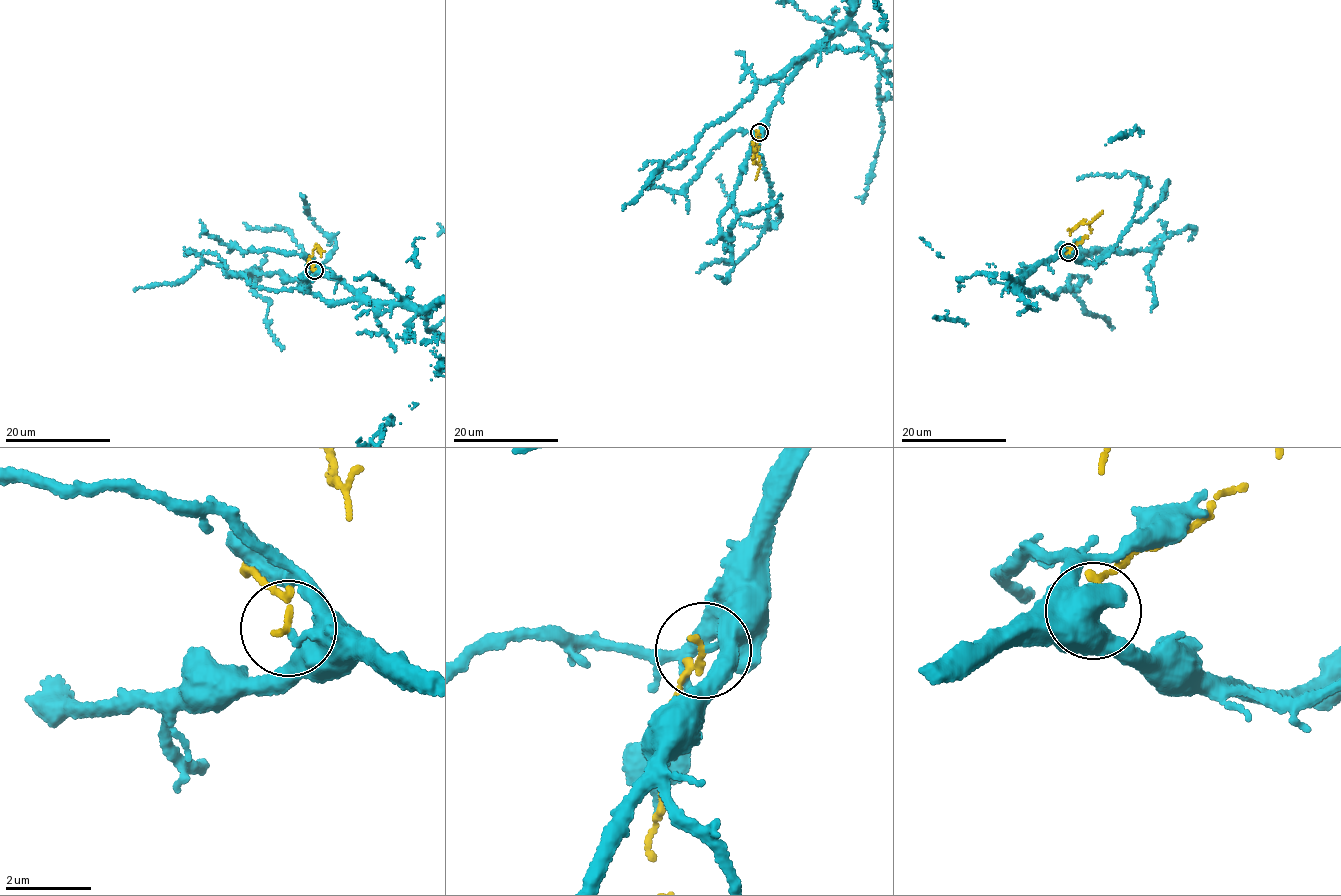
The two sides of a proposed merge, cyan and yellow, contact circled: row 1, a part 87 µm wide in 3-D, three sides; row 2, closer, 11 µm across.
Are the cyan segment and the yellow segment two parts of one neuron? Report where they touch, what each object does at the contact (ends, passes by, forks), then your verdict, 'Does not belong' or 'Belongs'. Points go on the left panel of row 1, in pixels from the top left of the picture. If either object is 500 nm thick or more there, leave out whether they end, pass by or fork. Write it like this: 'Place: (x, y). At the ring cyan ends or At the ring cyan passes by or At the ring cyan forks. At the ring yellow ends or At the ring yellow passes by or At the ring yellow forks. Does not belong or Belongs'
Place: (314, 270). At the ring cyan ends. At the ring yellow ends. Does not belong

